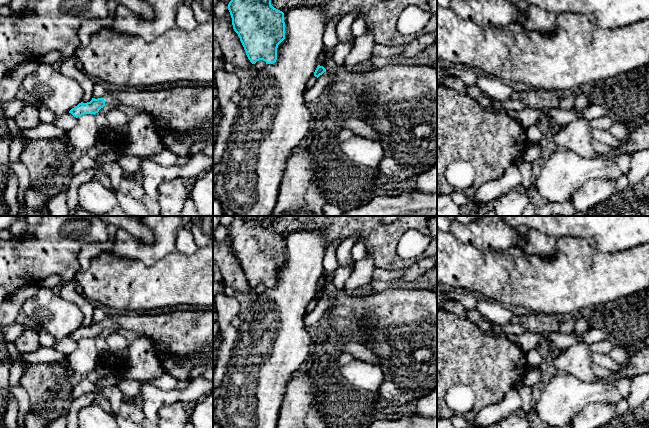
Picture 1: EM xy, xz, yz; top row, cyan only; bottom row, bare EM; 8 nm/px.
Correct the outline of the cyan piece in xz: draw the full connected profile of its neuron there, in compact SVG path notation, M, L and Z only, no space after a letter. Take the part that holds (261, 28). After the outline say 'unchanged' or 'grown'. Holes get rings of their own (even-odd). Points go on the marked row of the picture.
M231 0L228 10L234 31L238 34L252 64L263 60L273 64L277 60L278 45L285 39L284 13L271 5L271 0Z; unchanged

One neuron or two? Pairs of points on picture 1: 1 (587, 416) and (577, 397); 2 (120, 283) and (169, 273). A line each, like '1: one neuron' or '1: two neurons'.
1: two neurons
2: one neuron

